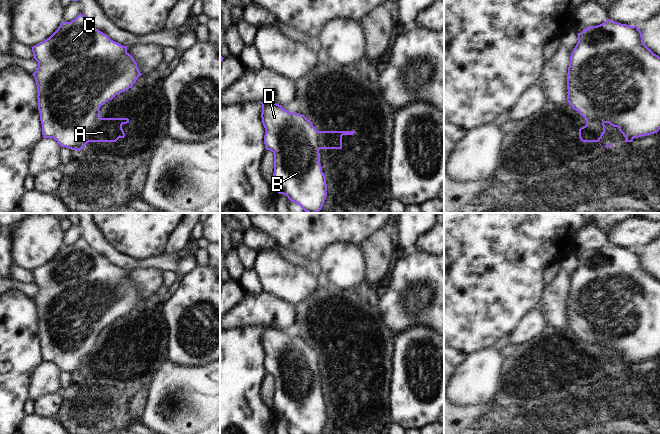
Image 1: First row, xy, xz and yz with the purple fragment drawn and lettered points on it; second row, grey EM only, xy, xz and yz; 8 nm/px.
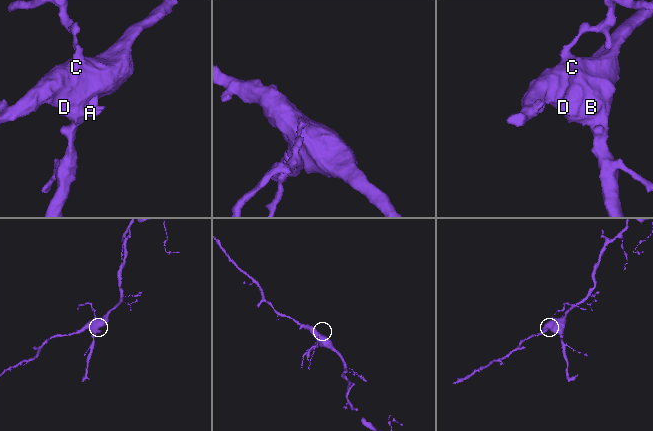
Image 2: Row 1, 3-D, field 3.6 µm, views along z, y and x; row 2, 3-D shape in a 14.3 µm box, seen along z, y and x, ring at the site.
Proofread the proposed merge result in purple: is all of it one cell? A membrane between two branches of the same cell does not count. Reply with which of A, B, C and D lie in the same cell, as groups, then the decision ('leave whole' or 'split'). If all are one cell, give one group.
A B C D; leave whole

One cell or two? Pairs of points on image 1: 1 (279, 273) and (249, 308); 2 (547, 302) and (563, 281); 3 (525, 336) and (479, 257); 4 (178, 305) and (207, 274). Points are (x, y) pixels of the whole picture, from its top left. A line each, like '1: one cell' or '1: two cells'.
1: two cells
2: one cell
3: two cells
4: one cell

